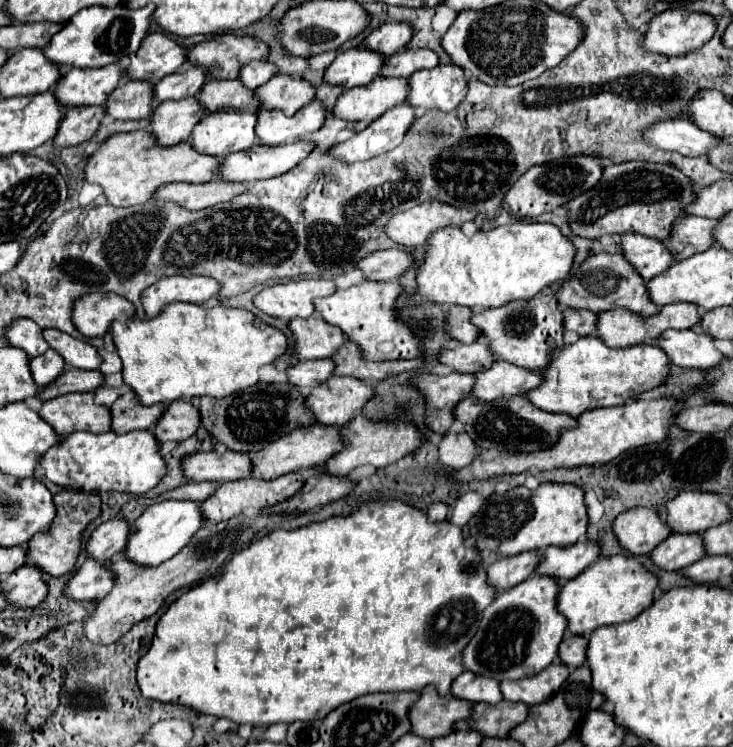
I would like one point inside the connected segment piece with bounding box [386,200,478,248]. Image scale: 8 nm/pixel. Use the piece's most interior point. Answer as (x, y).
(412, 228)

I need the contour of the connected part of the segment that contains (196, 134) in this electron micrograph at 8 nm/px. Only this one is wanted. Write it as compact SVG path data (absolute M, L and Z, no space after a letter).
M214 112L204 116L192 130L190 146L208 156L226 156L248 150L254 144L256 114Z

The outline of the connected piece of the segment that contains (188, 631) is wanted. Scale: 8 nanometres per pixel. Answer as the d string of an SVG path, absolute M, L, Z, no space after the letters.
M396 500L368 502L348 518L328 518L326 522L310 524L292 532L270 532L268 536L252 542L248 548L236 552L218 576L190 588L178 600L174 600L160 616L152 644L138 662L138 688L148 700L152 698L158 702L188 706L200 714L228 718L236 726L252 724L254 728L324 718L336 706L376 692L414 692L422 690L424 686L434 686L438 696L448 696L452 680L464 670L462 650L476 634L482 612L494 600L494 592L496 590L486 584L482 554L476 554L476 550L464 546L464 536L460 534L458 526L450 522L432 524L424 512Z

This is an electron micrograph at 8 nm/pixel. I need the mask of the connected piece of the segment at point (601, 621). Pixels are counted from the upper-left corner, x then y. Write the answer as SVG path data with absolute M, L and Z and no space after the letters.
M630 556L600 558L574 580L568 580L556 596L556 610L568 620L568 632L588 636L600 626L634 620L654 600L656 578Z

